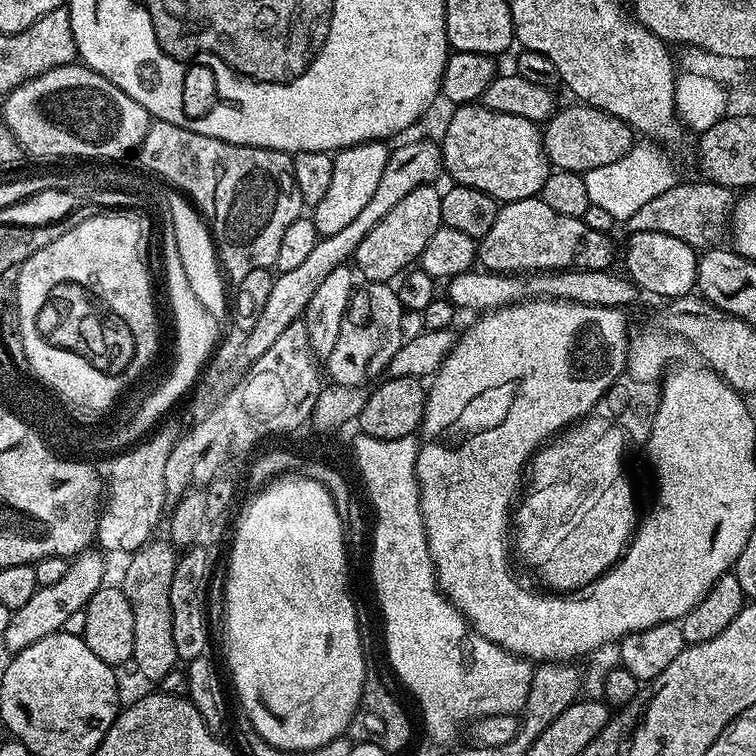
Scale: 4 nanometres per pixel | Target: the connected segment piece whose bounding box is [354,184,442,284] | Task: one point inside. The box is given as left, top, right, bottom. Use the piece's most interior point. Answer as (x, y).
(395, 245)

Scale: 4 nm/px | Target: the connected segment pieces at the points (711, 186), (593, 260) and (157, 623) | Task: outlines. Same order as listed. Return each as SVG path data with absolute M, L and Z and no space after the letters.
M678 182L670 186L663 194L658 194L652 201L646 202L642 210L634 210L626 218L627 231L650 231L651 233L670 234L681 242L686 242L695 250L707 250L719 245L720 240L730 228L730 217L734 203L734 192L721 184L699 182L700 184L684 184Z
M537 197L510 200L501 207L494 226L478 242L478 264L494 273L533 274L561 269L602 271L611 269L616 244L606 232L590 230L583 218L566 218Z
M152 538L131 553L127 557L128 565L124 568L122 581L130 610L134 610L132 660L152 682L159 682L163 676L174 671L178 664L174 650L174 626L170 618L170 582L174 582L178 552L167 539L164 540Z

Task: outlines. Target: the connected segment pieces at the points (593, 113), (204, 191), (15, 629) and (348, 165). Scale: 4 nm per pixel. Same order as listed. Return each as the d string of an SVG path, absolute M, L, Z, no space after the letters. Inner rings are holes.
M572 102L569 108L563 108L553 112L542 128L544 152L553 169L583 174L598 166L610 166L610 162L618 162L618 158L634 147L634 133L626 121L579 102Z
M153 119L139 146L139 156L152 176L187 197L204 217L216 241L221 269L229 281L246 278L253 270L275 269L283 232L306 208L298 182L294 182L289 153L231 144Z
M89 550L80 553L69 563L66 575L61 581L54 582L54 586L37 588L34 598L30 598L30 602L26 602L26 606L13 612L10 626L6 626L6 630L2 633L2 640L9 648L9 653L15 654L26 650L26 646L34 646L34 642L61 631L66 618L70 618L70 614L84 611L88 599L105 583L102 558L104 556L99 551L96 551L97 553L95 551Z
M367 140L365 144L341 148L333 155L334 174L330 186L326 190L322 202L314 205L310 212L314 226L320 231L321 236L338 234L338 230L350 226L350 222L354 222L354 218L358 218L358 214L366 207L366 202L370 202L379 180L382 179L382 170L386 170L389 151L387 143Z

